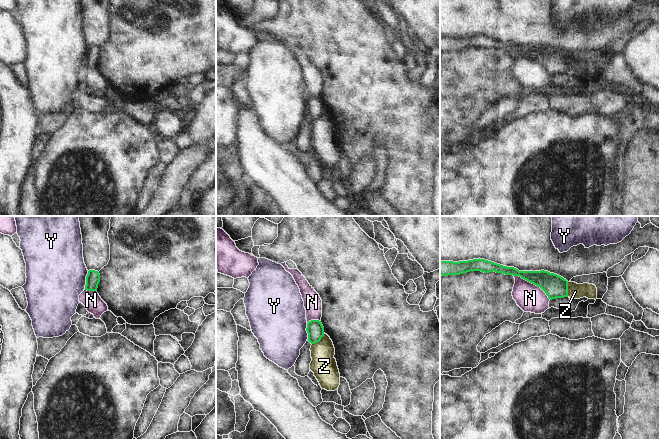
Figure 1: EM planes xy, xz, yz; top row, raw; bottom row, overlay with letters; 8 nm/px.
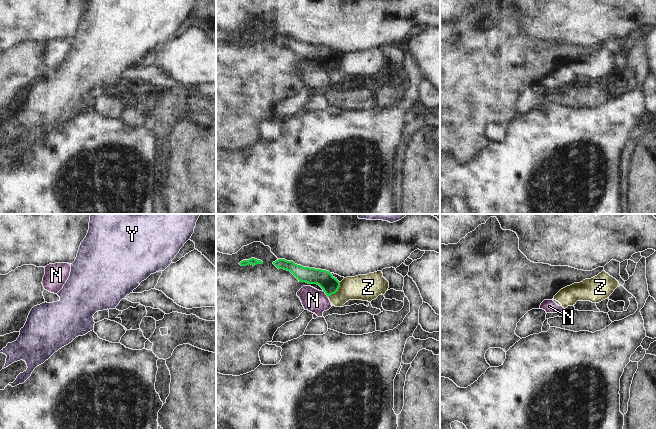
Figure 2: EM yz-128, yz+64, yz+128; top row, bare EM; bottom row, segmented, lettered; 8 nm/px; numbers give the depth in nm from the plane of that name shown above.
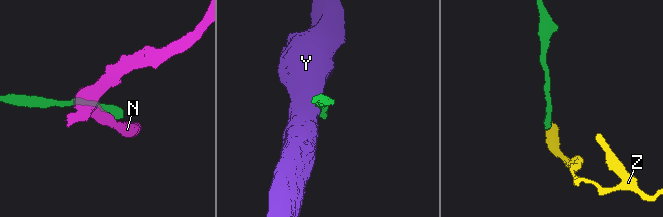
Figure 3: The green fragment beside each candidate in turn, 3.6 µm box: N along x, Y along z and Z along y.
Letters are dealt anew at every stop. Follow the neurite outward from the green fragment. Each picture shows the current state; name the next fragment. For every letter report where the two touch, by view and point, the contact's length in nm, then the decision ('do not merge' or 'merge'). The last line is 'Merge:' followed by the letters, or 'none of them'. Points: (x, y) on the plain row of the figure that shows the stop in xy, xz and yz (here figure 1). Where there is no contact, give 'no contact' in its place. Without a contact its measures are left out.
N: yz (533, 59) | 360 nm | do not merge
Y: xy (86, 56) | 150 nm | do not merge
Z: xz (319, 116) | 140 nm | do not merge
Merge: none of them

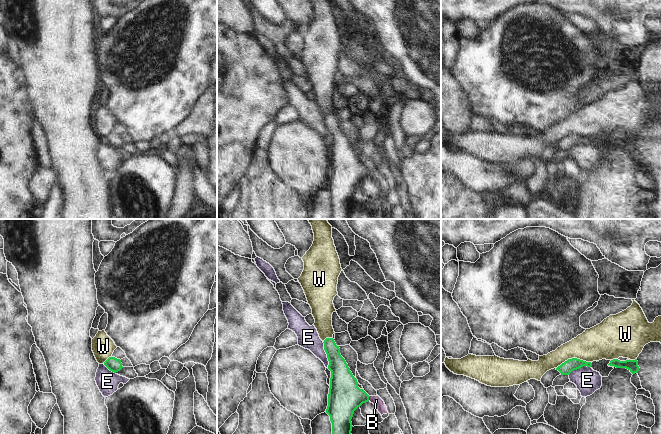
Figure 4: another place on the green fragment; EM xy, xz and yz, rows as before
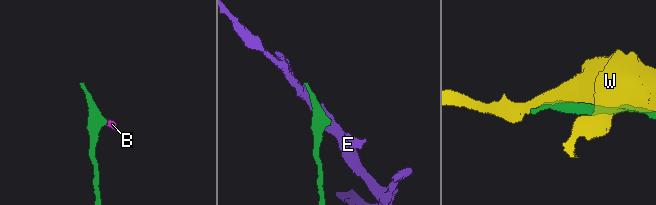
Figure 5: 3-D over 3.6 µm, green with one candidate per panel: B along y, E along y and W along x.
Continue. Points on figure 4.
B: xz (368, 174) | 40 nm | merge
E: xz (327, 131) | 220 nm | do not merge
W: yz (573, 134) | 280 nm | do not merge
Merge: B

